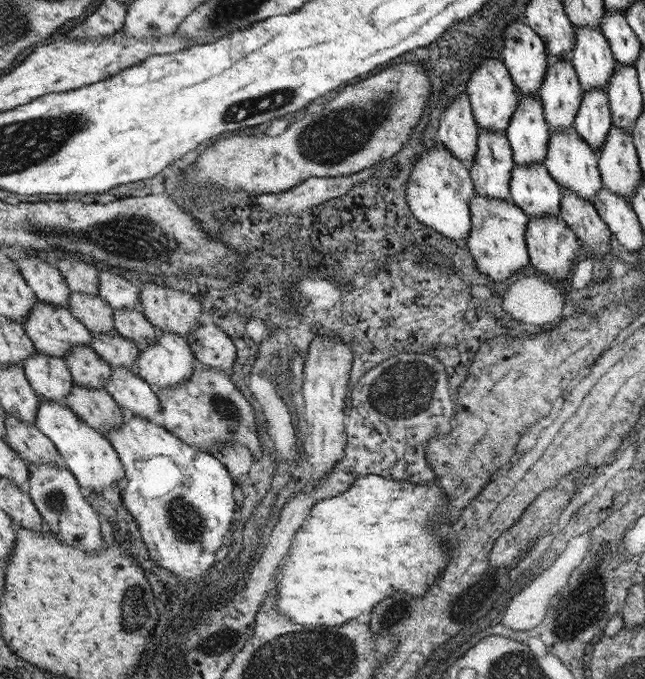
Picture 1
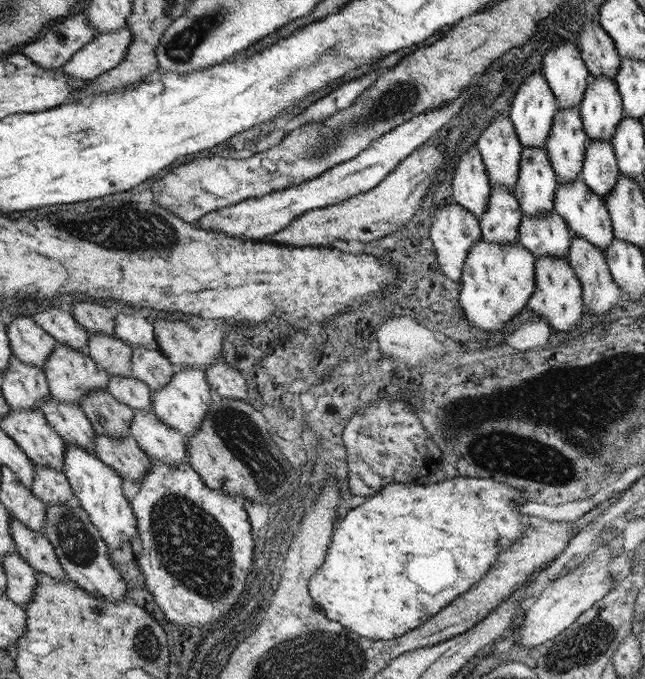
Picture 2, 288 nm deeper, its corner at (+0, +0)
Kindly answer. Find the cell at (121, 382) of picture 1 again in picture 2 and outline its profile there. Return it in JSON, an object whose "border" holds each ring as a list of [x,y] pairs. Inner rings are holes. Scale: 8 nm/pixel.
{"border":[[[135,410],[135,418],[131,422],[129,438],[133,438],[151,460],[157,458],[157,460],[167,462],[167,464],[179,464],[179,462],[187,462],[187,458],[189,458],[189,454],[187,454],[187,436],[173,430],[165,422],[161,422],[151,410]]]}

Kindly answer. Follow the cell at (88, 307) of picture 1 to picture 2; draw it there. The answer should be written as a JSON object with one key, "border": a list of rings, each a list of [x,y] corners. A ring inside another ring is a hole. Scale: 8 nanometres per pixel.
{"border":[[[89,332],[89,340],[87,340],[87,356],[91,360],[95,360],[103,370],[107,370],[107,376],[131,376],[133,372],[133,350],[131,346],[127,346],[123,340],[115,338],[113,334],[93,334]]]}

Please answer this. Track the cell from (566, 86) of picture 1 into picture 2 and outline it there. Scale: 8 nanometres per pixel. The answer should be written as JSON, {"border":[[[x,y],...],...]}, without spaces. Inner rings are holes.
{"border":[[[559,108],[551,126],[551,138],[547,138],[545,146],[559,184],[575,182],[581,178],[587,140],[589,136],[583,128],[579,108]]]}

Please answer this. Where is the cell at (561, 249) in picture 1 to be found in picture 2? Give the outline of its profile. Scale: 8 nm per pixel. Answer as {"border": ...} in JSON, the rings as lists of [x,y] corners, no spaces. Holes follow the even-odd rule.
{"border":[[[551,254],[535,258],[535,292],[531,294],[531,300],[527,302],[527,308],[535,314],[545,318],[545,322],[557,330],[557,332],[569,332],[581,318],[581,298],[583,298],[583,290],[581,290],[581,282],[575,276],[573,268],[569,266],[569,262],[565,258],[555,258]]]}

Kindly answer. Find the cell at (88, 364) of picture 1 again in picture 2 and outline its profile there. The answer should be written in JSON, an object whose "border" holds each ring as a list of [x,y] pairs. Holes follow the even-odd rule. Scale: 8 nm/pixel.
{"border":[[[91,390],[79,404],[93,426],[95,434],[121,438],[129,436],[135,412],[123,402],[115,400],[107,390]]]}

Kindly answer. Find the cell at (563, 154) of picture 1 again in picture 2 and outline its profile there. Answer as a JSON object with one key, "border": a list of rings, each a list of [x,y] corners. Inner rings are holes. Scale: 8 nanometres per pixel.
{"border":[[[581,178],[575,182],[559,184],[555,190],[555,214],[563,218],[563,222],[569,226],[571,234],[583,236],[587,242],[595,244],[601,252],[605,252],[613,242],[613,224],[611,216],[607,212],[605,200],[601,200]]]}

